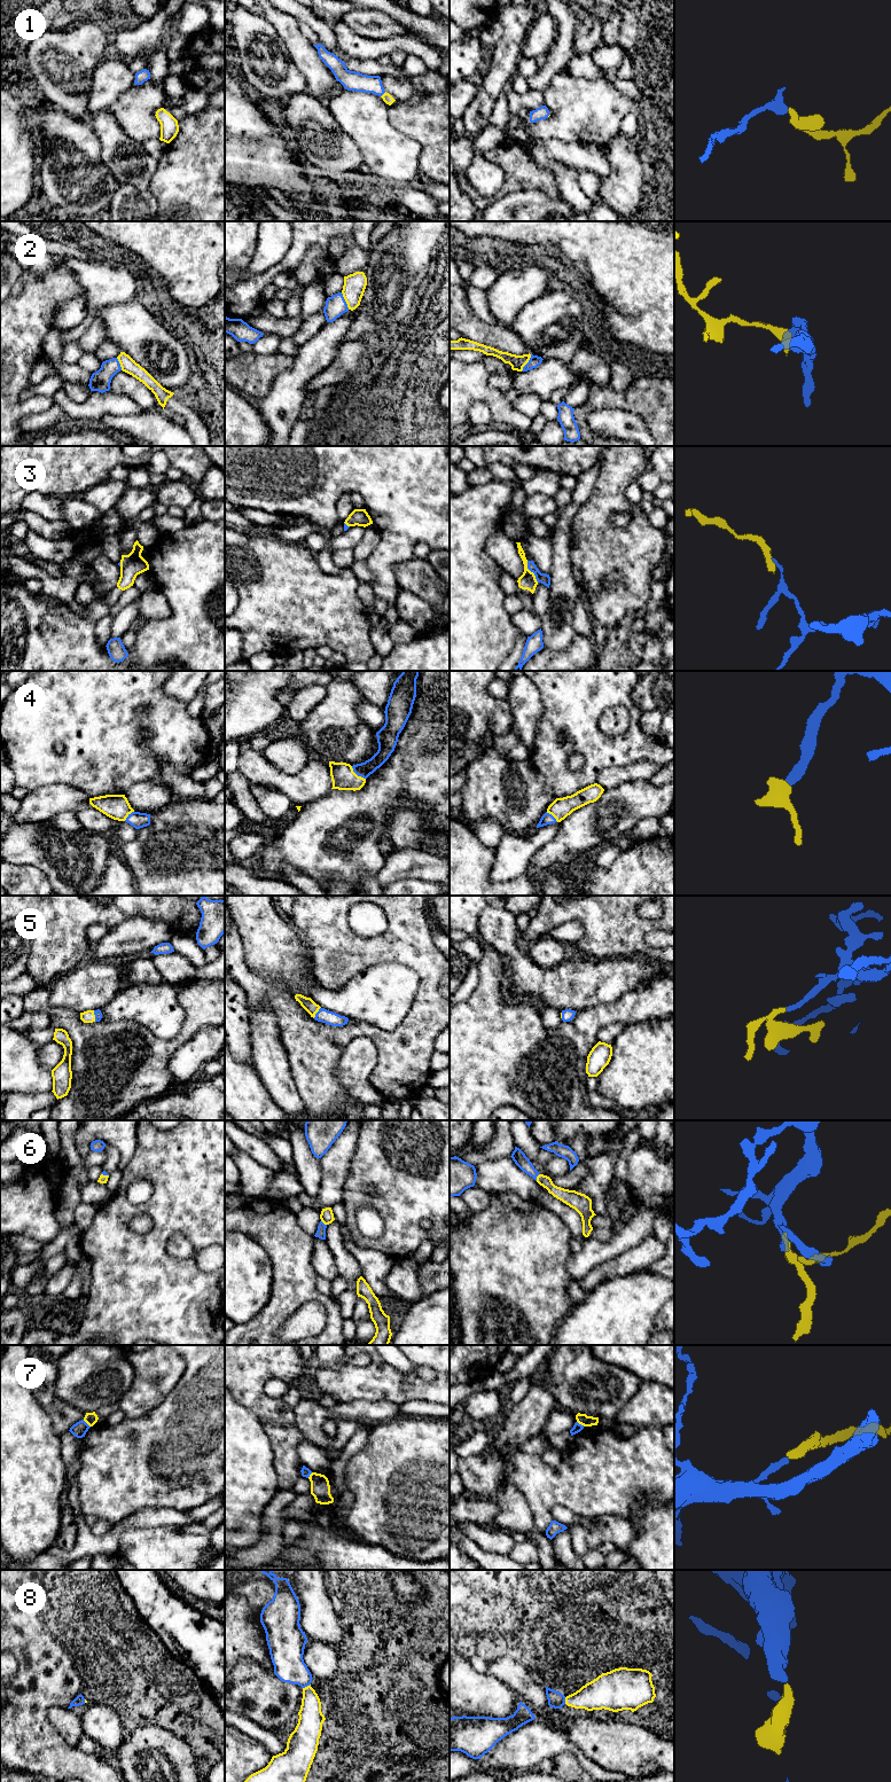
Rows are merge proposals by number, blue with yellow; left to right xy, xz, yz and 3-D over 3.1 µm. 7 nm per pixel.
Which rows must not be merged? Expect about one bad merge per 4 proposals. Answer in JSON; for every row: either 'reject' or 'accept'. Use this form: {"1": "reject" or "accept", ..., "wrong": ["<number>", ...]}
{"1": "accept", "2": "reject", "3": "accept", "4": "accept", "5": "accept", "6": "accept", "7": "accept", "8": "accept", "wrong": ["2"]}

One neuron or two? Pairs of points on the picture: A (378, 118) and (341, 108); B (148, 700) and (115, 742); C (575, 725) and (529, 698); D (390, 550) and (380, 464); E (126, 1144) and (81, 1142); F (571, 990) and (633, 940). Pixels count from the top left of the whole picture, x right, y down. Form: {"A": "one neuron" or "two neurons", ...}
{"A": "one neuron", "B": "one neuron", "C": "two neurons", "D": "one neuron", "E": "one neuron", "F": "two neurons"}

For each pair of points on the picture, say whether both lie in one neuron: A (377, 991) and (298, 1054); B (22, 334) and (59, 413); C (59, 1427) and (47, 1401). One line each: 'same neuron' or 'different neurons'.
A: different neurons
B: different neurons
C: same neuron

